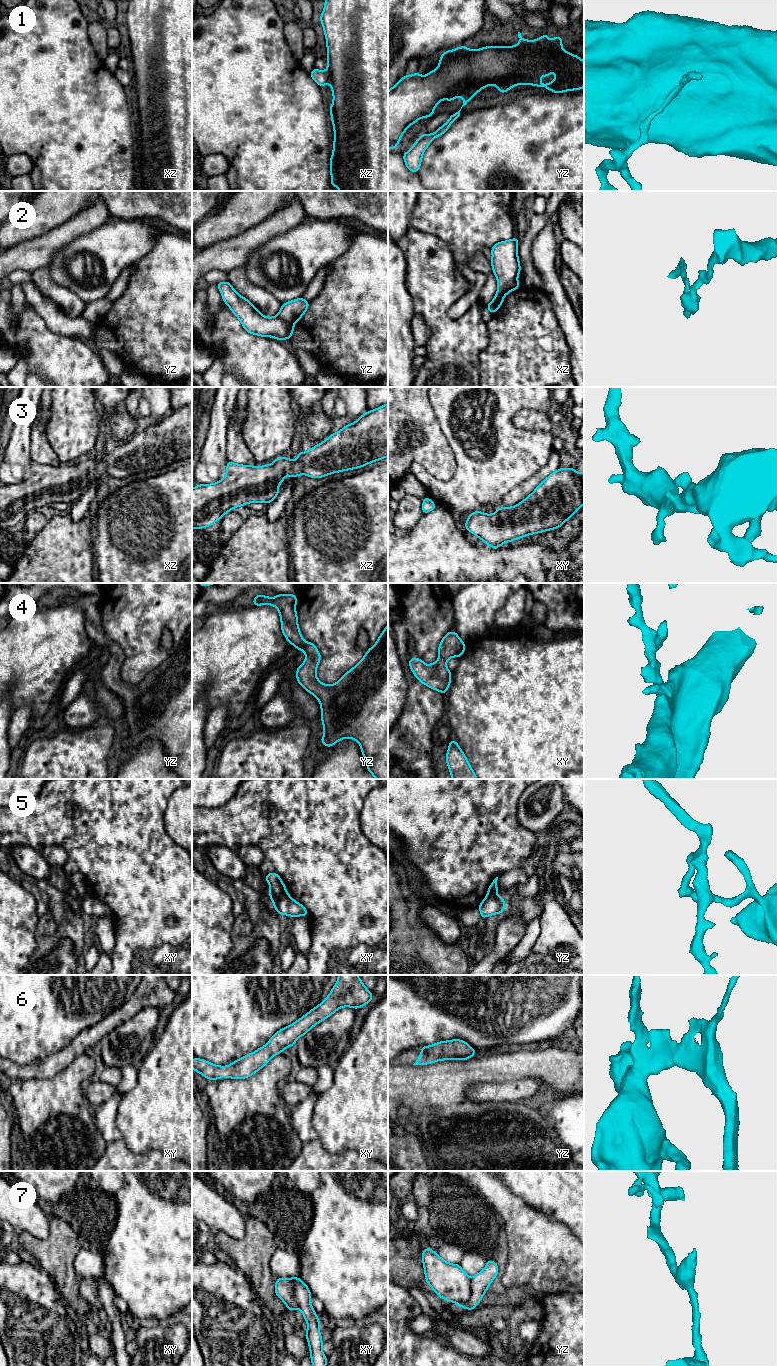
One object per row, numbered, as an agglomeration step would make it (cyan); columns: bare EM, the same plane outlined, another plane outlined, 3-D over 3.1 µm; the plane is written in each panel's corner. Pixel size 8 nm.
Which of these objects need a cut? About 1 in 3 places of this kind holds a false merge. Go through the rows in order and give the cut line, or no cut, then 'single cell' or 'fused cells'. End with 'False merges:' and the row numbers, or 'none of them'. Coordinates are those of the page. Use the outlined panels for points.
1: cut yz (475, 93), (467, 93), (463, 96); fused cells
2: cut xz (516, 278), (502, 292), (497, 294); fused cells
3: cut none; single cell
4: cut none; single cell
5: cut xy (286, 892), (272, 900); fused cells
6: cut none; single cell
7: cut xy (291, 1278), (293, 1280), (293, 1297), (298, 1307); fused cells
False merges: 1, 2, 5, 7

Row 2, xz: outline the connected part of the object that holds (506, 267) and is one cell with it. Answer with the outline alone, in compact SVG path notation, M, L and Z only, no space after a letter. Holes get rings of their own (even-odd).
M513 238L501 241L491 248L492 270L498 281L497 294L503 293L520 274L520 262L518 259L519 239Z

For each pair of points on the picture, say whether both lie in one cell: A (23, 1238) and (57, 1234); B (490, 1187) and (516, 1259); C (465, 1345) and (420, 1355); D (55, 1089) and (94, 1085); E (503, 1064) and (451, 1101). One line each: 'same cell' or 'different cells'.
A: same cell
B: same cell
C: different cells
D: different cells
E: same cell

